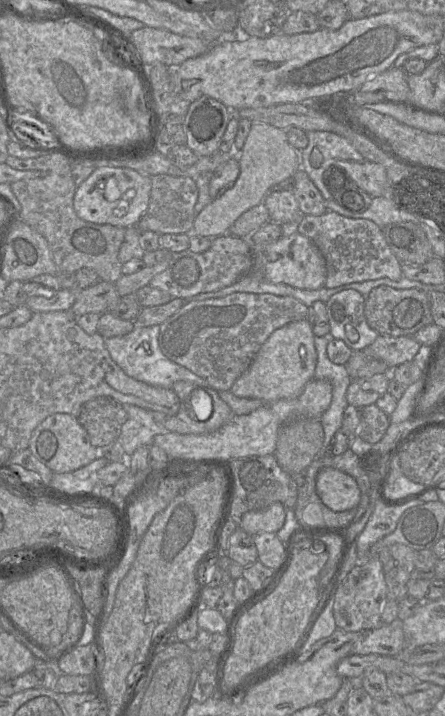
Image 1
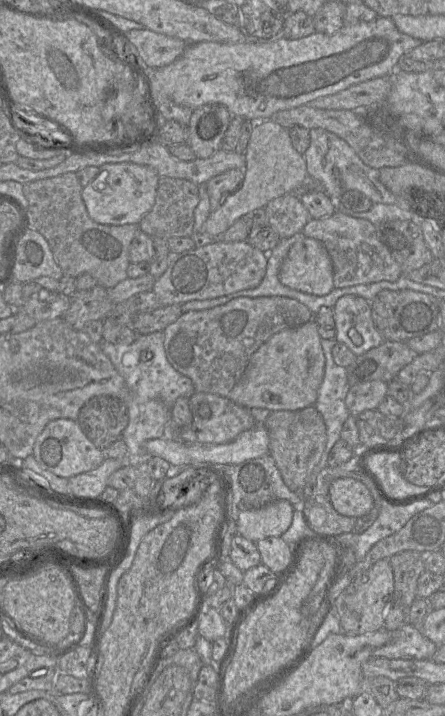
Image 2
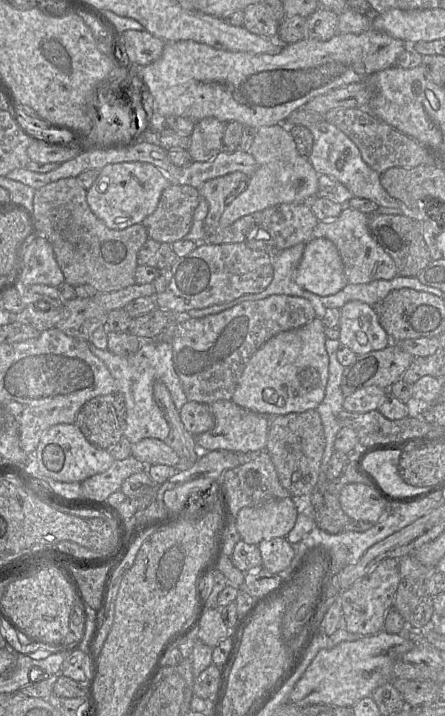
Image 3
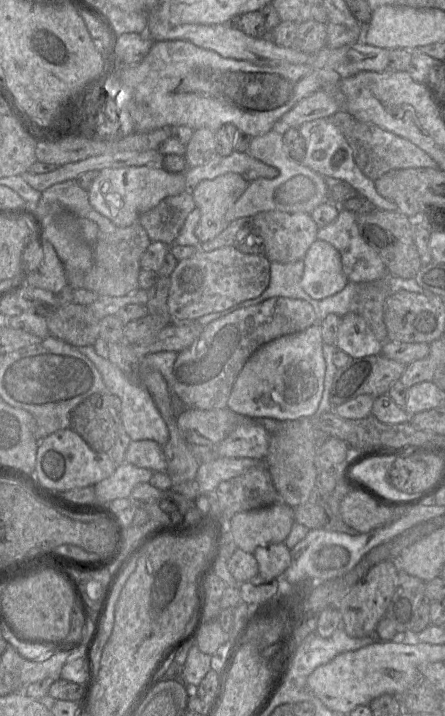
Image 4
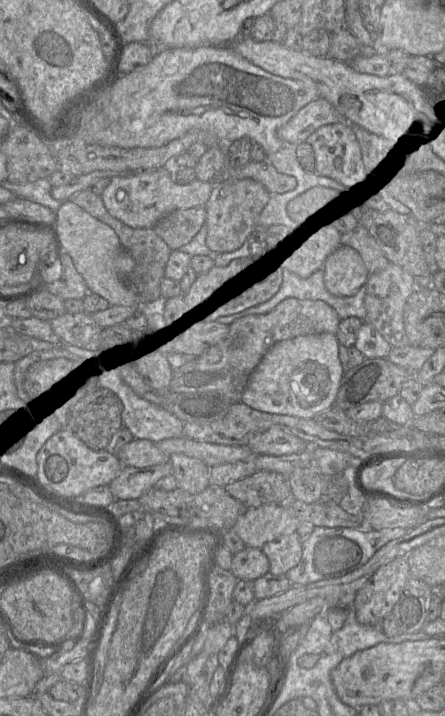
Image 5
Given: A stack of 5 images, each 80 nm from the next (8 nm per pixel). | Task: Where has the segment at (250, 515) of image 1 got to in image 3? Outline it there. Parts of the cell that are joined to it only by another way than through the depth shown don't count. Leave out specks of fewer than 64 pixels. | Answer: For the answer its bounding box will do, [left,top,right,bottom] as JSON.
[235,497,298,545]

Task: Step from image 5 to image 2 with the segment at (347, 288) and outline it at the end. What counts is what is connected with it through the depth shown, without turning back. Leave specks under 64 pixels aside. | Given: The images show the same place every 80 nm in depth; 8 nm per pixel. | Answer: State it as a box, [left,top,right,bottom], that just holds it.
[280,236,333,296]

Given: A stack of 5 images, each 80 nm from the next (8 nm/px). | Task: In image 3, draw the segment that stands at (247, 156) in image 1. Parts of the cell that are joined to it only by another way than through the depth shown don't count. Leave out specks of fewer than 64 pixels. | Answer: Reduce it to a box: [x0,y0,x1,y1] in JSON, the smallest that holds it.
[217,124,318,231]

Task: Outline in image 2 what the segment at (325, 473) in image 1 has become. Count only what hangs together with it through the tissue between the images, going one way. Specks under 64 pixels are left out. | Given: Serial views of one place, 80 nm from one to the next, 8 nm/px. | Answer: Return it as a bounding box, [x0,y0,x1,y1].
[329,478,375,517]

